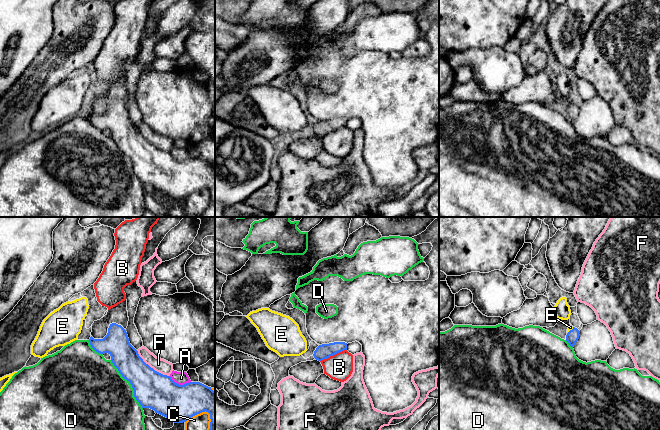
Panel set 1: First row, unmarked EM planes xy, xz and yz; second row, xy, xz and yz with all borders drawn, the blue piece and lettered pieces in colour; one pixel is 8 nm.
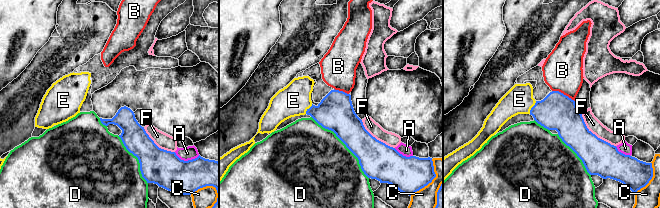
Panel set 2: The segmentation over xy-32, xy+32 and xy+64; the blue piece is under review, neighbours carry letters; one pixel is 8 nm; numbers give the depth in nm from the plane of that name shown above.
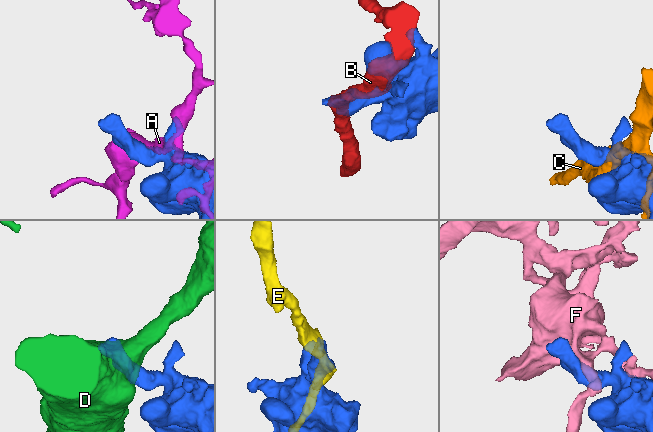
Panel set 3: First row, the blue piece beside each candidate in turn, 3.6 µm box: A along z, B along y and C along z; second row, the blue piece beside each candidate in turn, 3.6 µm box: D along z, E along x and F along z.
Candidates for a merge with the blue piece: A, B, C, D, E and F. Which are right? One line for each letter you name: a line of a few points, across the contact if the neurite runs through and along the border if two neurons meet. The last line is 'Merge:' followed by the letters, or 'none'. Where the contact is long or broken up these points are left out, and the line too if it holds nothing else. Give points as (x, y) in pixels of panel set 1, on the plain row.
E: line yz (572, 112), (570, 106), (570, 103)
Merge: E

